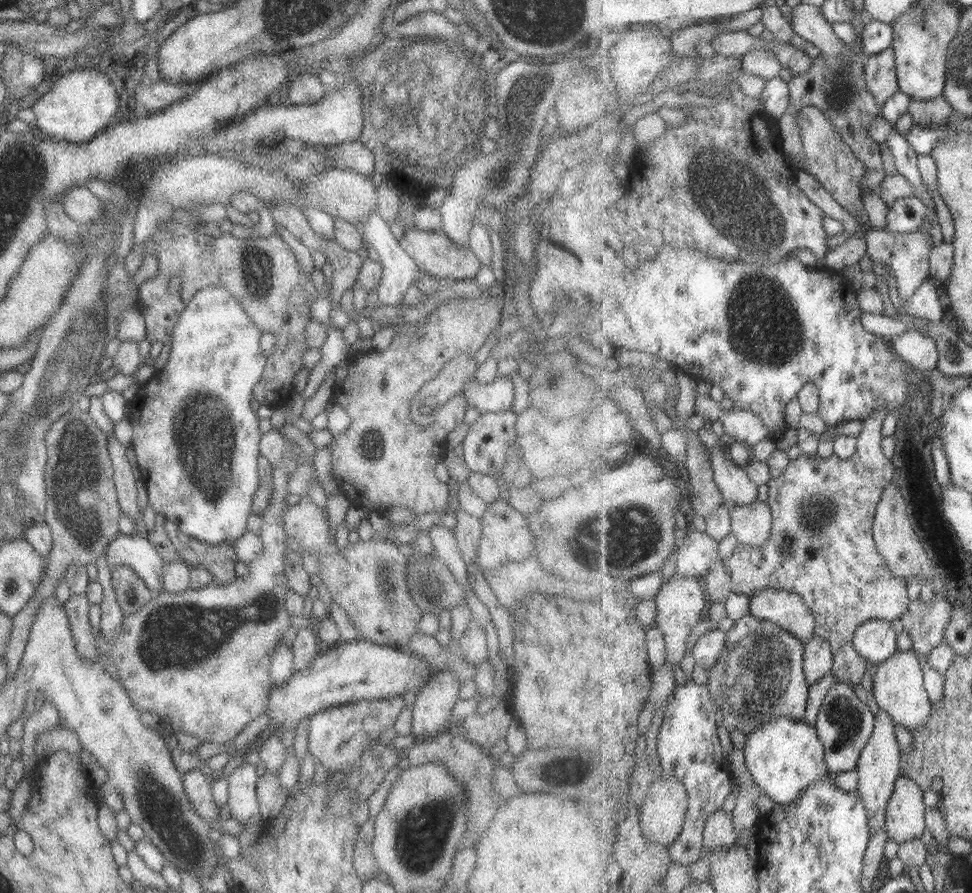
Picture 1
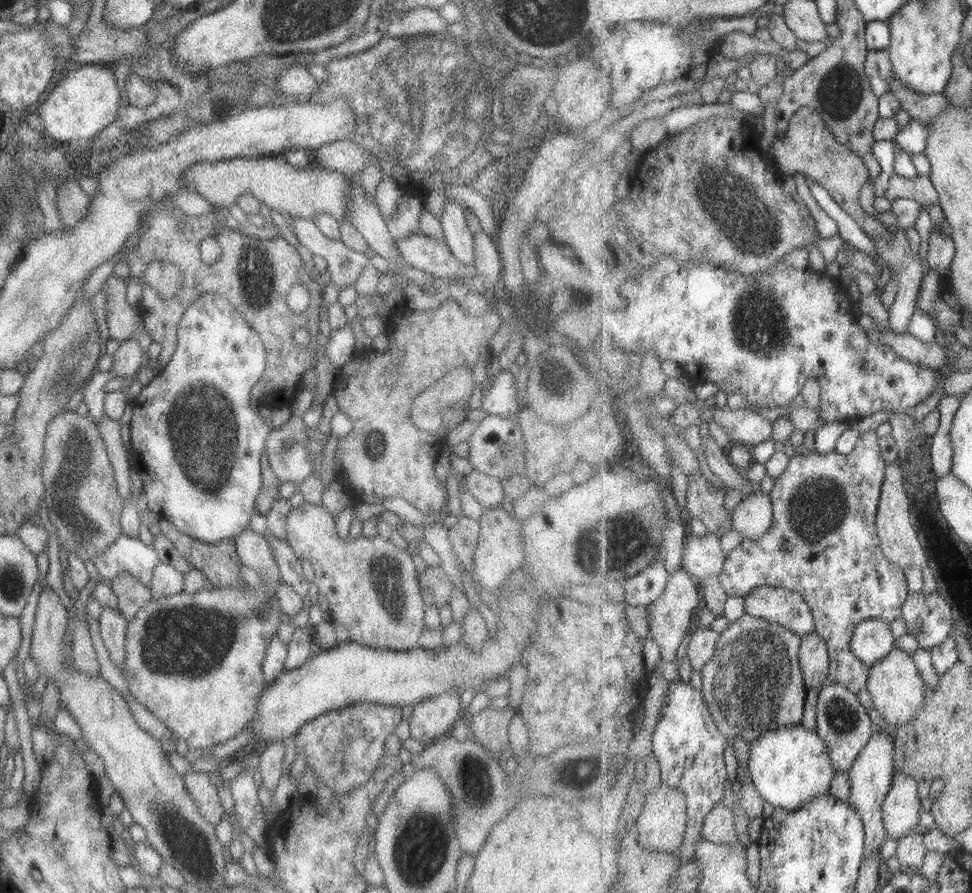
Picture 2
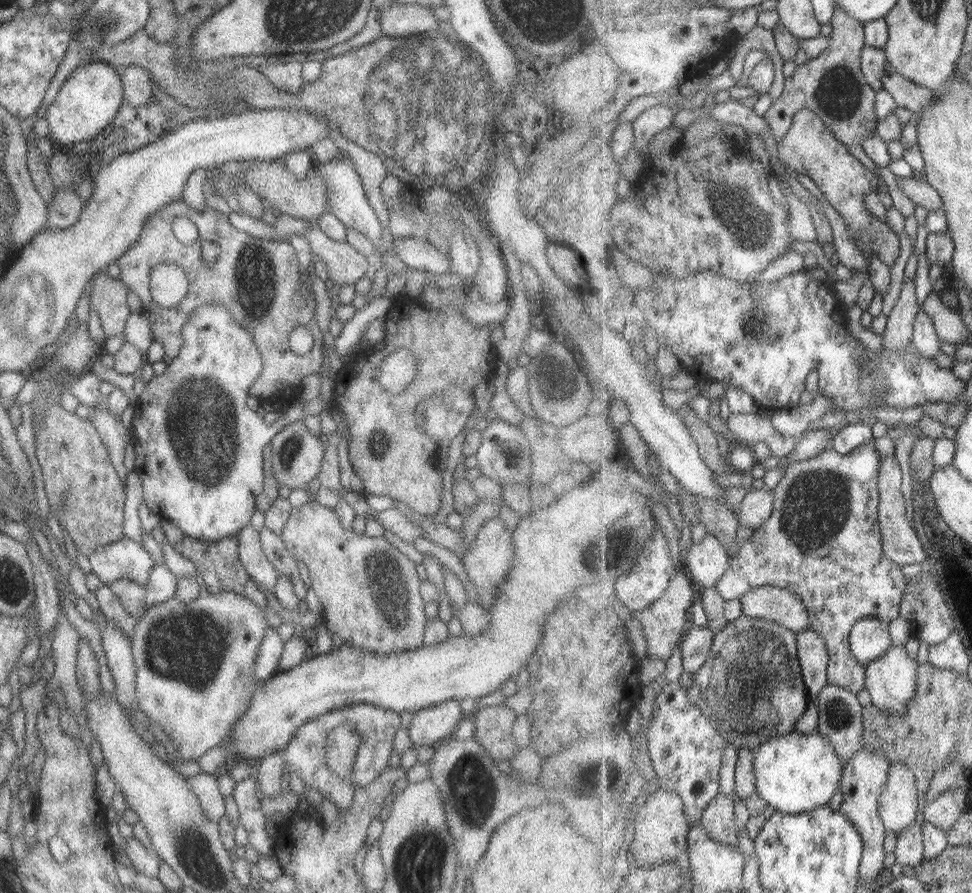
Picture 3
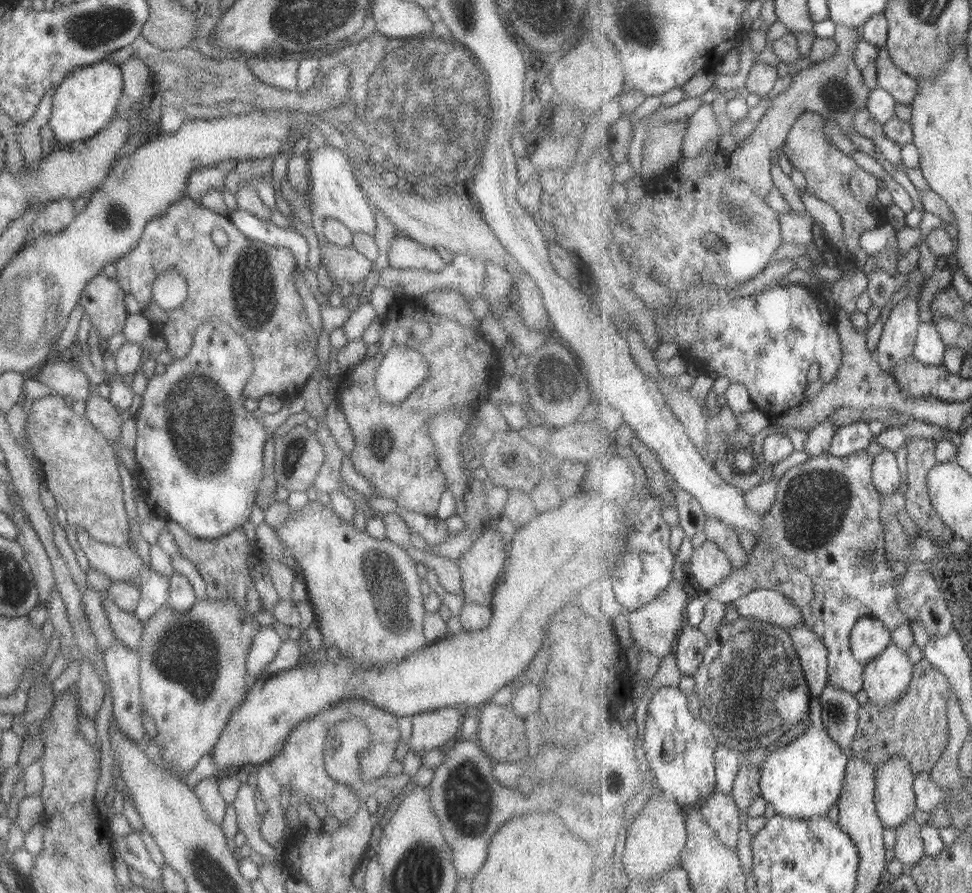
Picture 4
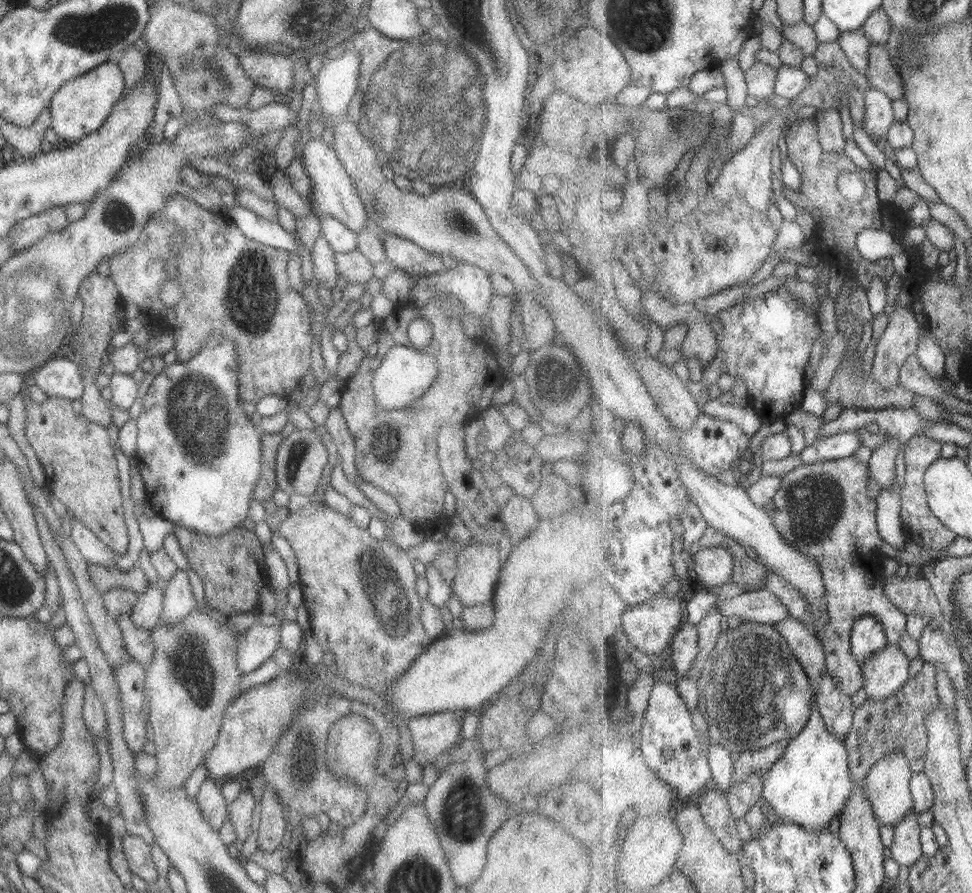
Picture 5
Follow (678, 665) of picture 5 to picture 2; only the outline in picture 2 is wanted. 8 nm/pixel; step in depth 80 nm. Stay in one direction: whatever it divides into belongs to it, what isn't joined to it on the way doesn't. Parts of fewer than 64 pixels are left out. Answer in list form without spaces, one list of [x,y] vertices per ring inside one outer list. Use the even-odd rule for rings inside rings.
[[[700,626],[694,629],[691,636],[686,656],[690,660],[691,672],[700,671],[715,656],[721,633]]]

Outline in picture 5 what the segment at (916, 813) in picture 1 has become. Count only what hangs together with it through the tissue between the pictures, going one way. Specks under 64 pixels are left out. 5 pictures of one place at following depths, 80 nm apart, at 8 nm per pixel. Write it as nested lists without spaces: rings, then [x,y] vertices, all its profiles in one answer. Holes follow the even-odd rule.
[[[893,751],[878,760],[866,774],[865,780],[863,780],[866,795],[874,808],[877,819],[883,825],[894,826],[899,824],[901,820],[905,820],[909,813],[915,811],[914,796],[911,790],[911,781],[914,773],[912,764],[905,756],[905,753]]]

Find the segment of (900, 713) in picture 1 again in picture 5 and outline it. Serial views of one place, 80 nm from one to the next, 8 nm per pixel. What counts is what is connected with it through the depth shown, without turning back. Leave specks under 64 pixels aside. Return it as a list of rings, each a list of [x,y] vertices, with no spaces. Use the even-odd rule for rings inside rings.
[[[890,643],[862,661],[864,689],[869,698],[885,700],[901,690],[909,680],[909,661],[898,645]]]

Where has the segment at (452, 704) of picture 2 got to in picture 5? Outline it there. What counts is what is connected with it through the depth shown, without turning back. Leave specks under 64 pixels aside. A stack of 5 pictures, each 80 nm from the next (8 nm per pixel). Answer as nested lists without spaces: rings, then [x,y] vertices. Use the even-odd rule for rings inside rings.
[[[453,710],[407,719],[407,730],[413,746],[412,761],[419,767],[431,765],[440,754],[460,743],[460,714]]]

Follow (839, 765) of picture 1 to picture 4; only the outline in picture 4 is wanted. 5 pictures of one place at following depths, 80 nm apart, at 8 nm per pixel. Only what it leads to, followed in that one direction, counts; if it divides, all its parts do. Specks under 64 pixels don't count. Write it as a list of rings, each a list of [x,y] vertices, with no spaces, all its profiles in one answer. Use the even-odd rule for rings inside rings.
[[[830,682],[824,688],[821,696],[821,720],[826,725],[827,732],[834,738],[849,754],[850,746],[857,734],[858,710],[861,704],[856,695],[835,688]]]

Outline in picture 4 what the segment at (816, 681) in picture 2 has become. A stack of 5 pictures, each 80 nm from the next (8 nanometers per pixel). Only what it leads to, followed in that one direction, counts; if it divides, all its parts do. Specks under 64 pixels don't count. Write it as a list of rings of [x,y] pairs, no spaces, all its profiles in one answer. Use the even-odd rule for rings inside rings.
[[[804,623],[787,629],[794,640],[799,658],[804,668],[804,675],[810,684],[813,697],[821,696],[829,684],[828,677],[828,648],[825,643],[812,632]]]

